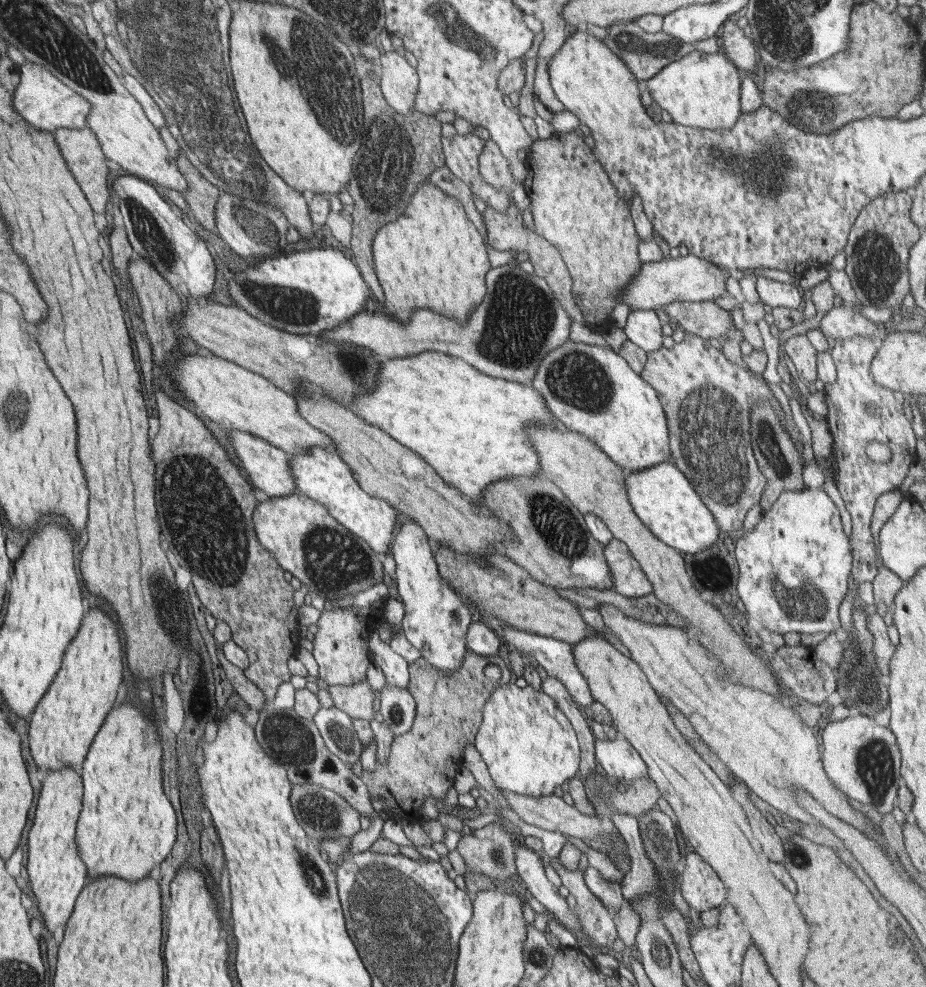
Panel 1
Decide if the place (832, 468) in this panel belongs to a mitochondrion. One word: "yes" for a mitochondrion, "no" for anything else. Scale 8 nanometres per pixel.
no

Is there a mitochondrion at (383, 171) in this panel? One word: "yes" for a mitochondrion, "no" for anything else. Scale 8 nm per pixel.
yes

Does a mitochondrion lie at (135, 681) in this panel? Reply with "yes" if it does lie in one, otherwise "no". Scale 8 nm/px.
no

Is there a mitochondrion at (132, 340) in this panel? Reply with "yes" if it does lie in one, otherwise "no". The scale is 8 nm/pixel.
no

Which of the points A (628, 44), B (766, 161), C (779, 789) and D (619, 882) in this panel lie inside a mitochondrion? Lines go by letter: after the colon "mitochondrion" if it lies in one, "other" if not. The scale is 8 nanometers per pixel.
A: mitochondrion
B: mitochondrion
C: other
D: other

